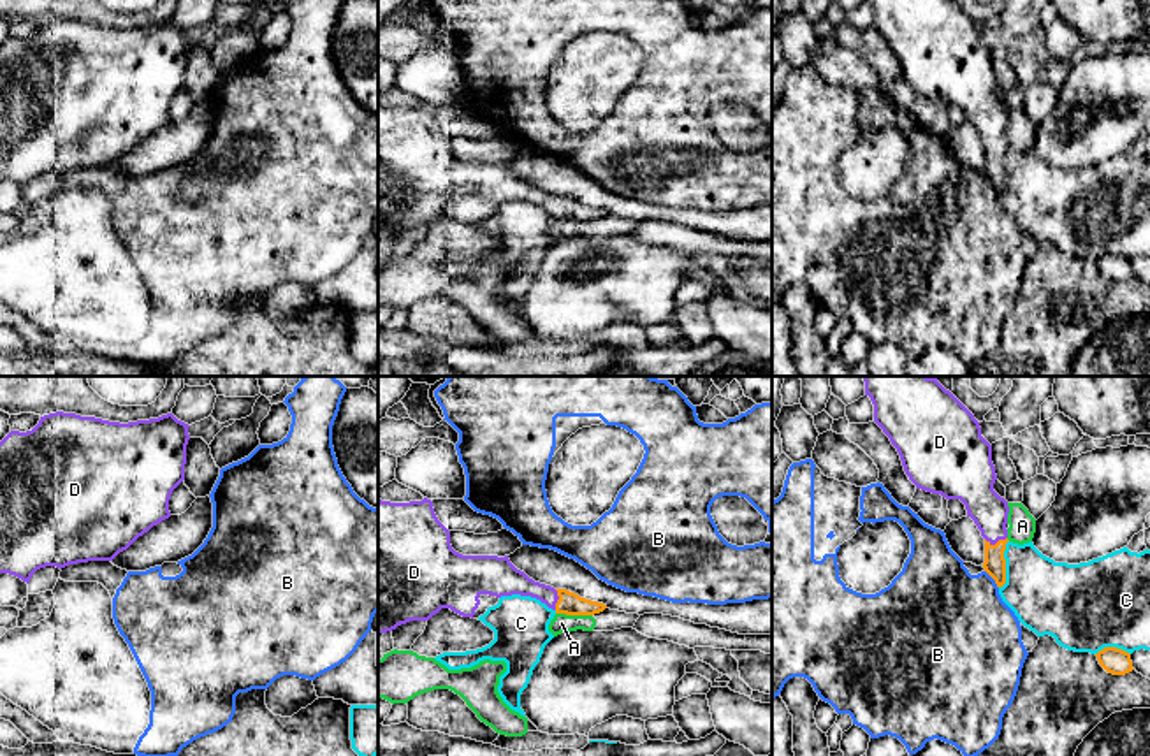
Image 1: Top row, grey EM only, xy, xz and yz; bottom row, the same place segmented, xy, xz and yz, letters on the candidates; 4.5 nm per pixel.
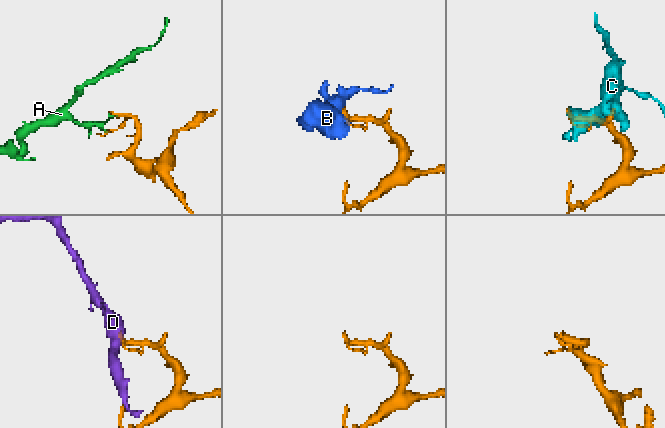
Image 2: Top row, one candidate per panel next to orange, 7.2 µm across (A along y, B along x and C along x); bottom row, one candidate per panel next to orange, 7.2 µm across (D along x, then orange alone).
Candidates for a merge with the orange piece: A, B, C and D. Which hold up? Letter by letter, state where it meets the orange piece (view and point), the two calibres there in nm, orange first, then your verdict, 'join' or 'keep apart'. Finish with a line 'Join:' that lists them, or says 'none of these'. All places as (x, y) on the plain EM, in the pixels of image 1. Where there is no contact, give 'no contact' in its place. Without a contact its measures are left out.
A: xz (574, 220) | 110/90 nm | keep apart
B: yz (992, 183) | 100/440 nm | keep apart
C: yz (1004, 171) | 100/320 nm | keep apart
D: yz (997, 148) | 100/170 nm | join
Join: D

